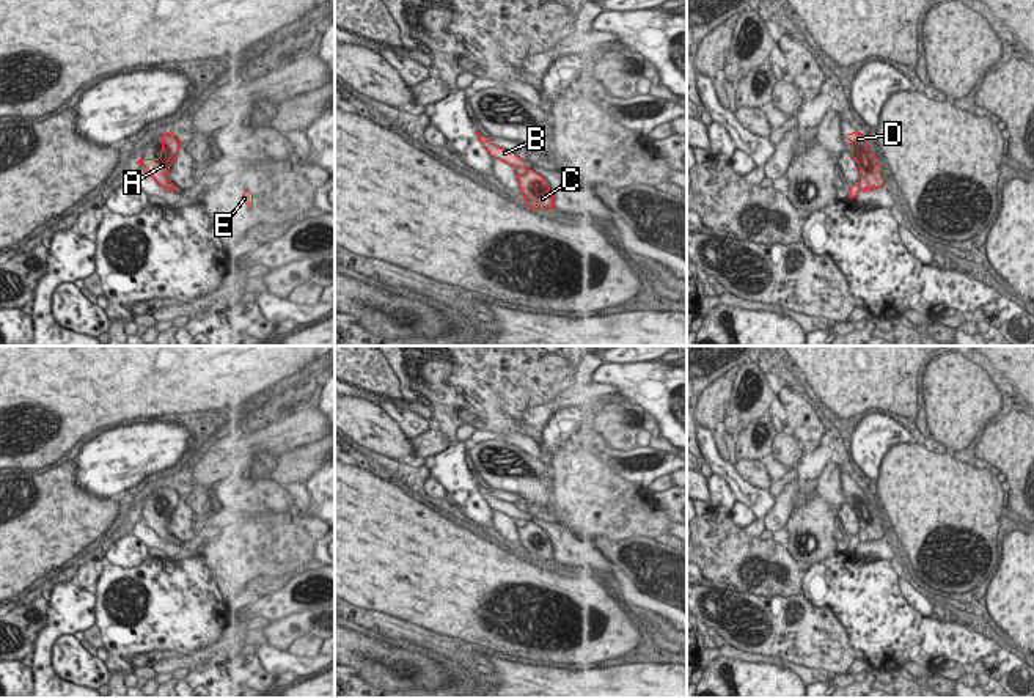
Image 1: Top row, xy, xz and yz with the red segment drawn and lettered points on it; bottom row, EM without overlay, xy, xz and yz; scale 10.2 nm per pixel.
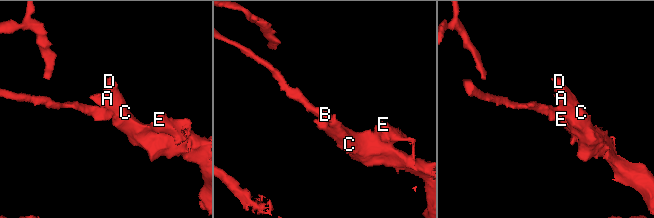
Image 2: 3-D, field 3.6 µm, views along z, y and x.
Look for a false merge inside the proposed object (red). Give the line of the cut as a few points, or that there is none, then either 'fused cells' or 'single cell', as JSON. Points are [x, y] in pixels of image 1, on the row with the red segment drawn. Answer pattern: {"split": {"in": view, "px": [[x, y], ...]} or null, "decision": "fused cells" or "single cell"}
{"split": {"in": "xz", "px": [[525, 164], [516, 167]]}, "decision": "fused cells"}

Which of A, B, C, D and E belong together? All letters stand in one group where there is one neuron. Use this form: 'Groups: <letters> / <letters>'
Groups: A C D E / B

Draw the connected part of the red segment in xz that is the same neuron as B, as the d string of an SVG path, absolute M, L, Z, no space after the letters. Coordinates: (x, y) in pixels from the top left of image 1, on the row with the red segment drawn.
M476 130L478 140L489 151L489 154L501 162L509 163L511 167L525 167L526 163L514 154L514 151L495 146L487 137L481 135Z

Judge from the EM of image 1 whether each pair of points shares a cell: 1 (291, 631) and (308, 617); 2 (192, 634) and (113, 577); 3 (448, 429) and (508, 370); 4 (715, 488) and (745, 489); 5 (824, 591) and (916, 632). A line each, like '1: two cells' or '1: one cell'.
1: one cell
2: one cell
3: one cell
4: two cells
5: one cell

